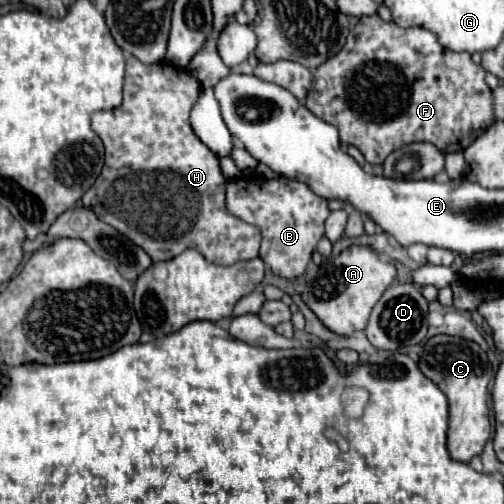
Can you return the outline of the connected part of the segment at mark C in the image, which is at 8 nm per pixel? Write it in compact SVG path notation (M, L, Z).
M439 334L425 342L419 356L419 370L435 382L449 400L449 432L447 450L453 460L469 462L473 456L483 452L485 442L491 434L489 408L487 408L487 386L493 376L493 368L487 354L473 340Z

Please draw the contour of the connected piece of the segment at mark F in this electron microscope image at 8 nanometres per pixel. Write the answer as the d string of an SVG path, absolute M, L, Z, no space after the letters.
M375 14L375 16L363 16L363 18L359 18L359 22L351 28L351 32L349 32L349 36L347 36L347 42L345 42L345 46L341 48L341 52L335 54L331 60L323 62L323 64L315 70L315 74L313 74L313 88L311 88L309 96L307 96L305 106L307 106L317 118L321 118L321 120L325 120L325 122L337 126L337 128L339 128L339 136L341 136L341 144L343 144L343 146L345 146L345 144L357 146L357 148L363 152L363 156L365 156L365 160L367 160L369 164L383 164L383 160L385 160L393 150L397 150L397 148L401 148L401 146L407 146L407 144L411 144L411 142L431 142L431 144L435 144L435 146L437 146L441 152L445 152L445 154L447 154L447 152L459 152L459 150L465 150L477 136L481 136L481 134L493 124L493 98L491 98L489 86L485 84L485 70L483 70L479 64L475 64L475 62L471 60L471 54L467 54L467 52L457 54L457 52L451 52L449 48L443 48L443 46L439 44L437 36L435 36L431 30L427 30L427 28L421 28L421 26L401 28L401 26L397 26L395 22L383 22L377 14Z

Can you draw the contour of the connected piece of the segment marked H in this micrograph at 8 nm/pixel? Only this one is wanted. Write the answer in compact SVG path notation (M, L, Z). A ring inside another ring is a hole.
M135 56L127 58L127 70L125 70L125 88L123 88L123 104L111 112L97 112L93 116L93 132L99 134L99 138L105 144L105 166L101 176L97 178L95 186L83 196L83 204L87 208L91 208L95 212L95 216L99 216L99 220L111 224L117 232L121 232L123 236L127 236L129 240L133 240L135 244L139 244L139 248L143 248L147 254L151 254L153 262L159 260L171 260L177 254L181 254L185 248L195 248L203 254L205 260L213 262L213 264L235 264L239 260L251 260L259 256L259 244L261 244L261 232L259 228L255 228L253 224L247 224L243 220L239 220L237 216L231 216L225 208L225 184L227 180L221 174L219 168L219 158L195 136L191 124L189 124L189 112L193 108L193 104L197 102L201 92L201 84L199 80L195 80L191 74L187 74L185 70L177 70L173 64L167 62L159 62L159 64L143 64L141 60L135 60Z

